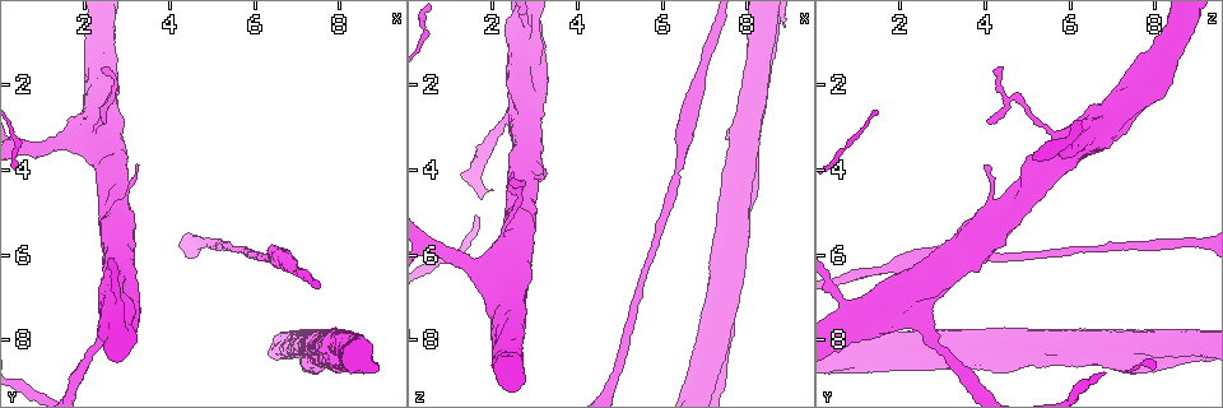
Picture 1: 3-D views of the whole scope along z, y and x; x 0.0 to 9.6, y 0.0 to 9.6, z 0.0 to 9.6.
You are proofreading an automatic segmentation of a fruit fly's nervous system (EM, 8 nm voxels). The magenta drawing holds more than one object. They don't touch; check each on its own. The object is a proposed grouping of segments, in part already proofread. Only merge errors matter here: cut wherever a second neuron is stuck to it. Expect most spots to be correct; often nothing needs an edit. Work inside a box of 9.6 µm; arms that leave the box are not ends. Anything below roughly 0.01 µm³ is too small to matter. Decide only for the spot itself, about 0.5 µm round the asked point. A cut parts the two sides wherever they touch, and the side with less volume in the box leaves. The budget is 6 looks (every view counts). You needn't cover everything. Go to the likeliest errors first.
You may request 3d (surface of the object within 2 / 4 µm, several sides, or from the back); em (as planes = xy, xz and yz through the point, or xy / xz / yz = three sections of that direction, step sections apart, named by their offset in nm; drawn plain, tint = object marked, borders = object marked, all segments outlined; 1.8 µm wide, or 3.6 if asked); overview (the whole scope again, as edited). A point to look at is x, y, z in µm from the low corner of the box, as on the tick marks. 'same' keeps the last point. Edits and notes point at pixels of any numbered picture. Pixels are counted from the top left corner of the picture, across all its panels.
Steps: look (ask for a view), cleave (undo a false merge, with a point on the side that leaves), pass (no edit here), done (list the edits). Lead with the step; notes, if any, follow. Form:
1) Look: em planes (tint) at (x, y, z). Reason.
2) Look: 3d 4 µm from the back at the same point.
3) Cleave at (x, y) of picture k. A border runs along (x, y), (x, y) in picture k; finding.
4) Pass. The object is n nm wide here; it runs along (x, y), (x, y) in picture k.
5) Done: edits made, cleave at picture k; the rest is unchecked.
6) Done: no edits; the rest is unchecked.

Look: em 3.6 µm yz step 16 (tint) at (2.70, 7.45, 0.95). Calibre changes.

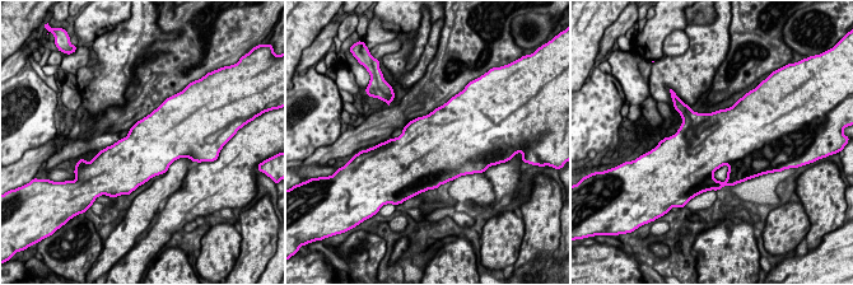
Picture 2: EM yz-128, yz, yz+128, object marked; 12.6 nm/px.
Look: em 3.6 µm planes (tint) at the same point. Cut it another way.

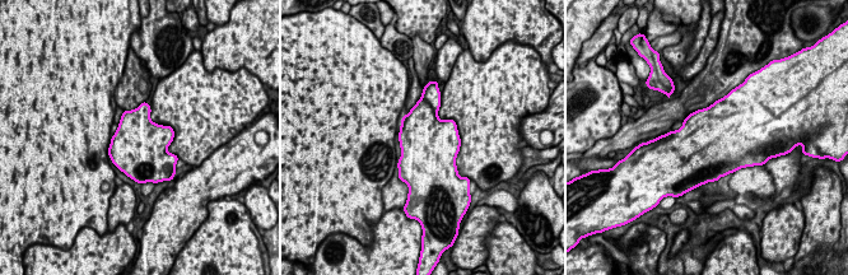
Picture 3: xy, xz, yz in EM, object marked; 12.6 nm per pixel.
Pass. The object is 700 nm wide here; one neuron here.

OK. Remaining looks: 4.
Look: em 3.6 µm planes (plain) at (7.80, 8.15, 4.15). Thick turns thin.

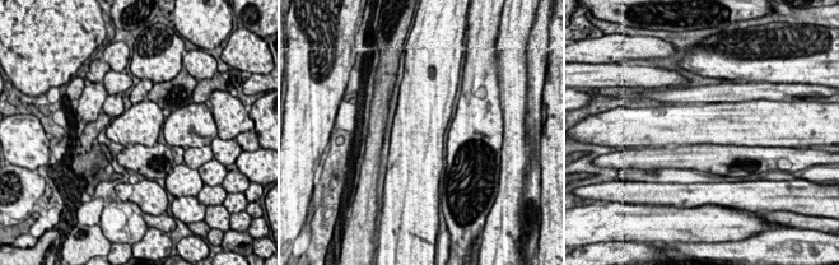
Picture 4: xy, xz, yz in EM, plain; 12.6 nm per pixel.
Look: em 3.6 µm planes (tint) at the same point. With the object marked.

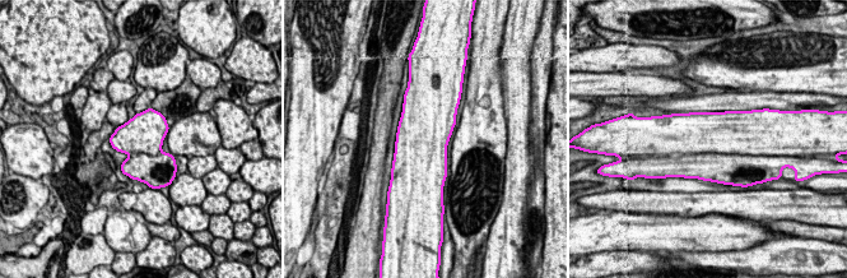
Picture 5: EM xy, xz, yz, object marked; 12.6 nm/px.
Cleave at (722, 168) of picture 5. A border runs along (683, 153), (748, 153), (753, 156) in picture 5; two neurons meet here.

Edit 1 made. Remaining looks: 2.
Done: edits made, cleave at picture 5; the rest is unchecked.

